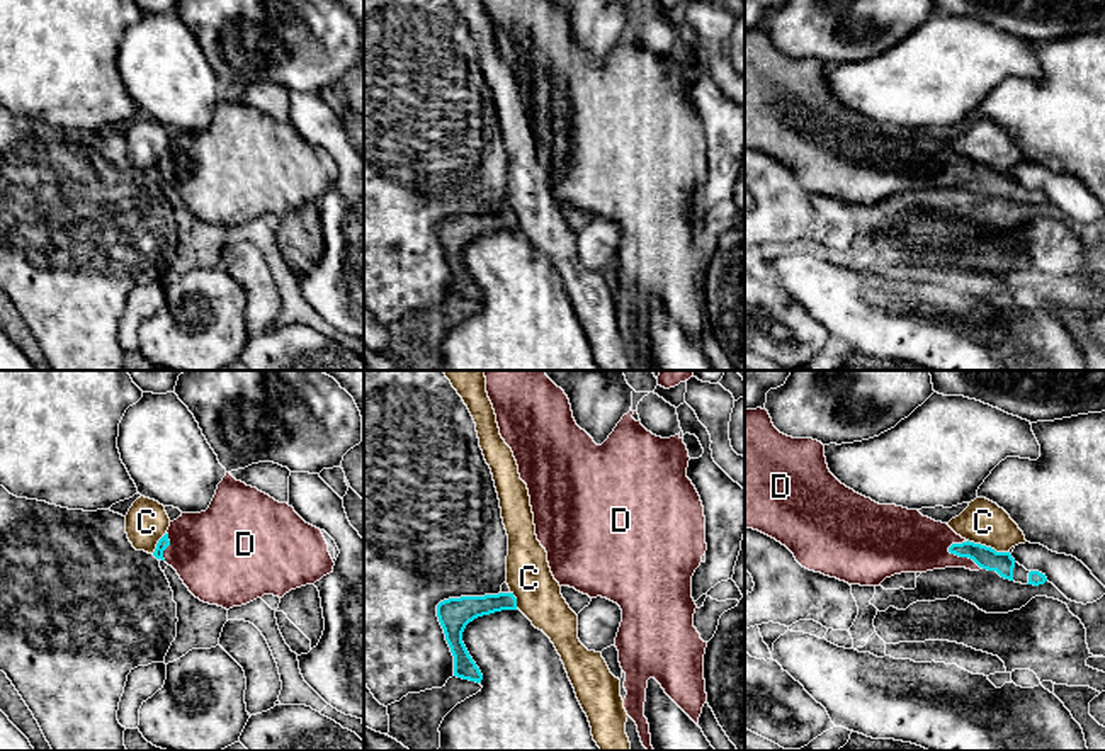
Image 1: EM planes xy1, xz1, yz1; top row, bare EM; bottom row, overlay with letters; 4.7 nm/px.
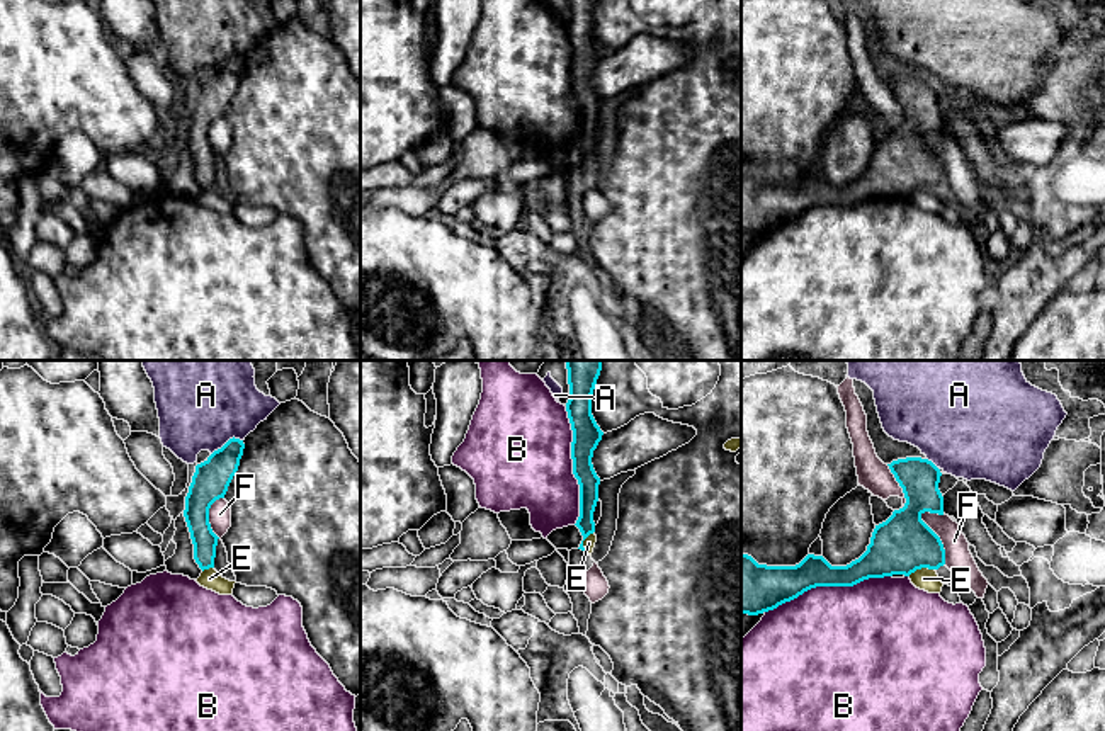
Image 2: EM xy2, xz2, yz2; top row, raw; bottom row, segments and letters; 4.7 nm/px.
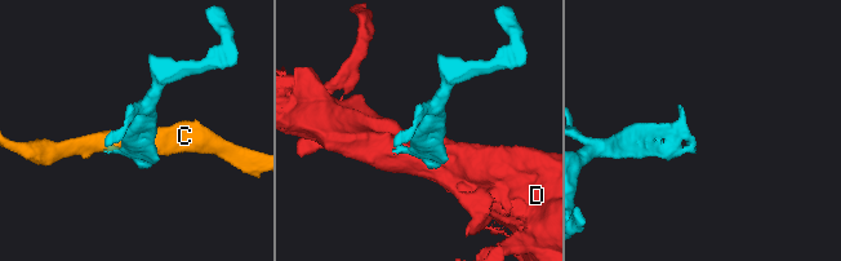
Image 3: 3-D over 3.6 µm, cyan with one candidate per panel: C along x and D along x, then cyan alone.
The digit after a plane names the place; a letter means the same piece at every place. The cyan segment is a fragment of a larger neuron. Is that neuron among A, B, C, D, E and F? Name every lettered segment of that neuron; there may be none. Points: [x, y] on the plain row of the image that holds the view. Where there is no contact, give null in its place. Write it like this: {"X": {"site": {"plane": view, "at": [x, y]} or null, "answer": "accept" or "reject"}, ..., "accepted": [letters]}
{"A": {"site": {"plane": "xy2", "at": [228, 60]}, "answer": "reject"}, "B": {"site": {"plane": "yz2", "at": [827, 204]}, "answer": "reject"}, "C": {"site": {"plane": "yz1", "at": [988, 167]}, "answer": "reject"}, "D": {"site": {"plane": "yz1", "at": [963, 175]}, "answer": "accept"}, "E": {"site": {"plane": "yz2", "at": [920, 187]}, "answer": "reject"}, "F": {"site": {"plane": "yz2", "at": [939, 157]}, "answer": "reject"}, "accepted": ["D"]}

